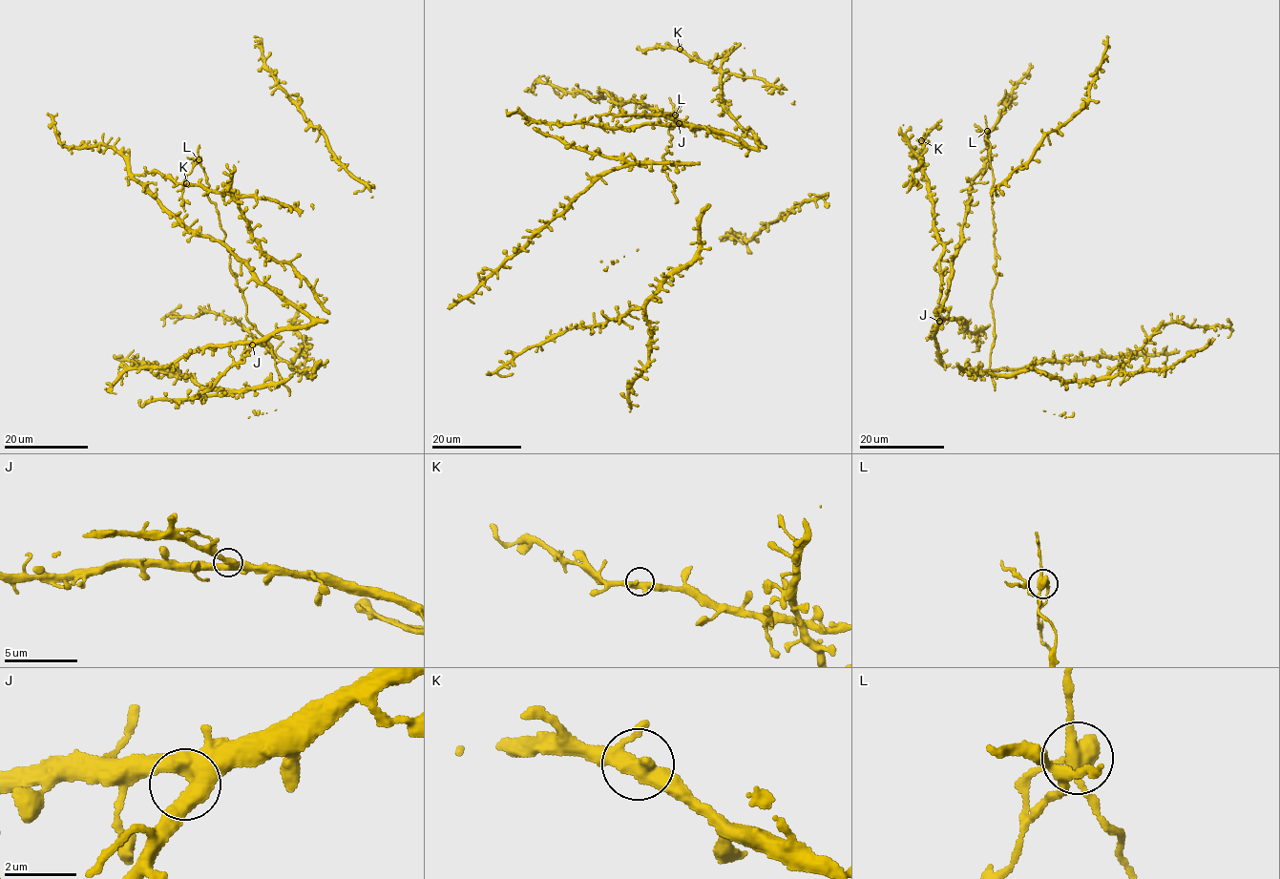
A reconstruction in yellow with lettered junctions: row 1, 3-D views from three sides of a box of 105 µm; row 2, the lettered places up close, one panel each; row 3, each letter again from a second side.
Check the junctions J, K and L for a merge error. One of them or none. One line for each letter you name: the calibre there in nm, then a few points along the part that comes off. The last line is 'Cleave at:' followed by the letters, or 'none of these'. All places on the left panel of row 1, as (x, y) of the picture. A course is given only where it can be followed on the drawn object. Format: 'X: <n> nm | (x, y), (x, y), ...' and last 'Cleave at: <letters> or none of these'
L: 360 nm | (199, 159), (193, 162), (183, 187), (185, 211)
Cleave at: L

